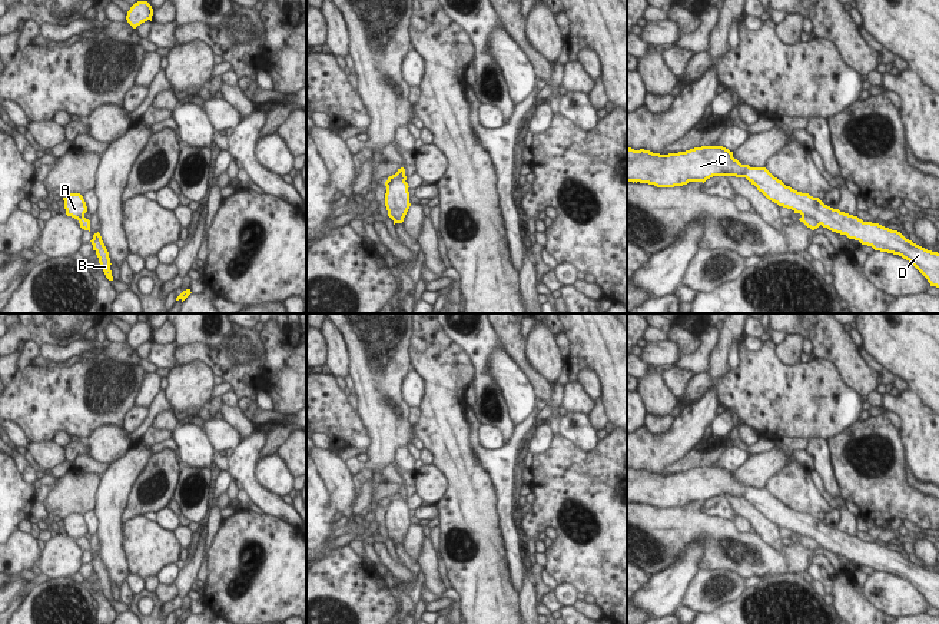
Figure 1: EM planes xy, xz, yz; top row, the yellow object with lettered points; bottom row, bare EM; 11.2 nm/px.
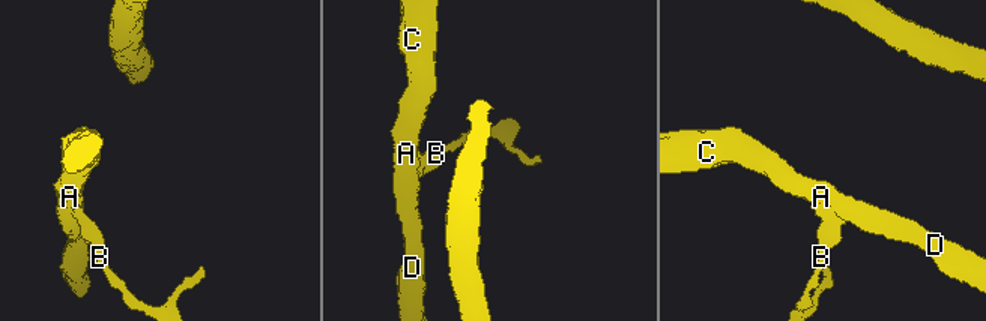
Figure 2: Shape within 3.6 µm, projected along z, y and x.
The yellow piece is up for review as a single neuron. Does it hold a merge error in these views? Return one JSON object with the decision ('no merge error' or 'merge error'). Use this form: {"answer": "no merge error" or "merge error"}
{"answer": "merge error"}

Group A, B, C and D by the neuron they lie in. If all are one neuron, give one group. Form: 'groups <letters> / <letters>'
groups A C D / B

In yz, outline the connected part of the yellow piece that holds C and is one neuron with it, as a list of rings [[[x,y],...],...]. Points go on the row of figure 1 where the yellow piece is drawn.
[[[701,146],[686,152],[660,155],[650,150],[627,149],[627,182],[657,187],[706,182],[713,176],[746,177],[769,200],[810,216],[832,232],[846,235],[875,250],[899,255],[909,260],[930,283],[939,288],[939,253],[928,250],[900,232],[879,223],[863,222],[857,216],[824,205],[819,198],[802,193],[774,177],[766,167],[750,167],[733,157],[723,146]]]

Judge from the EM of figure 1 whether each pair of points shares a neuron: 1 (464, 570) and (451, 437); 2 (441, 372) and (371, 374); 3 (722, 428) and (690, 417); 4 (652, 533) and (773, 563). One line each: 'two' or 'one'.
1: one
2: two
3: two
4: one

